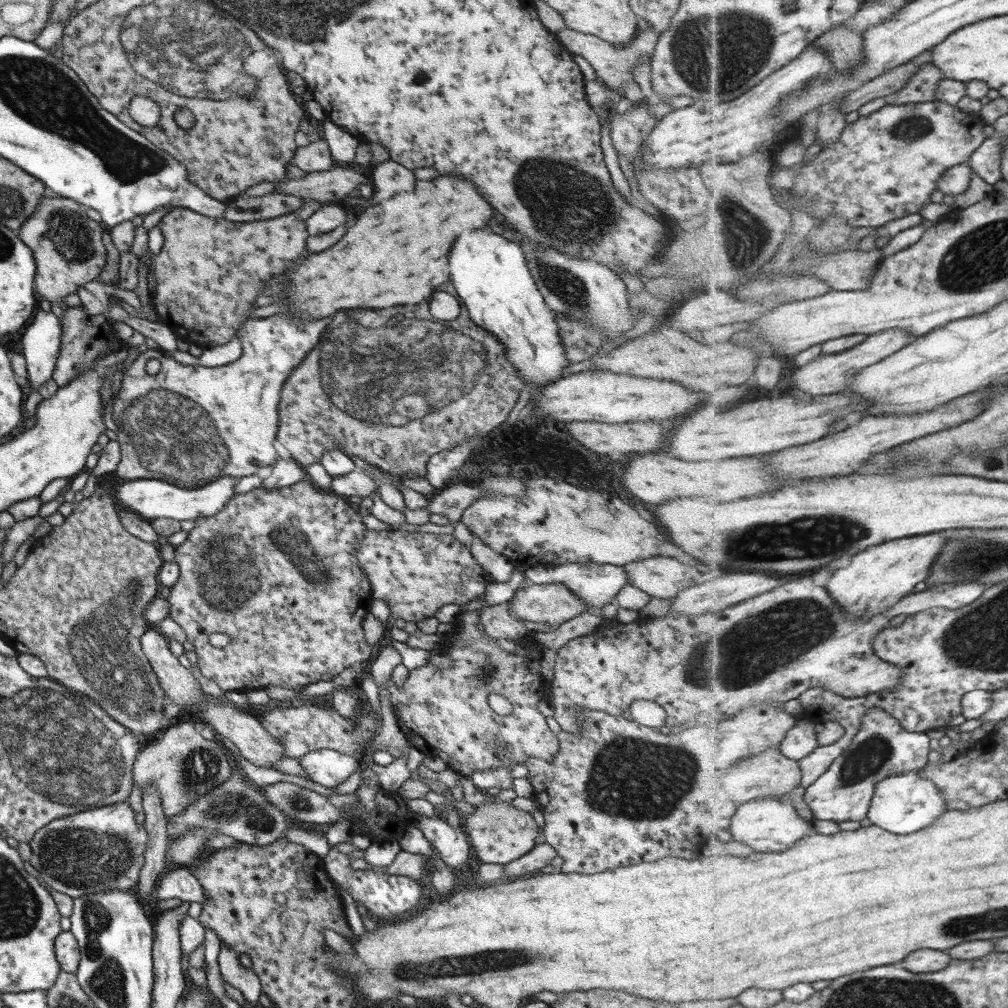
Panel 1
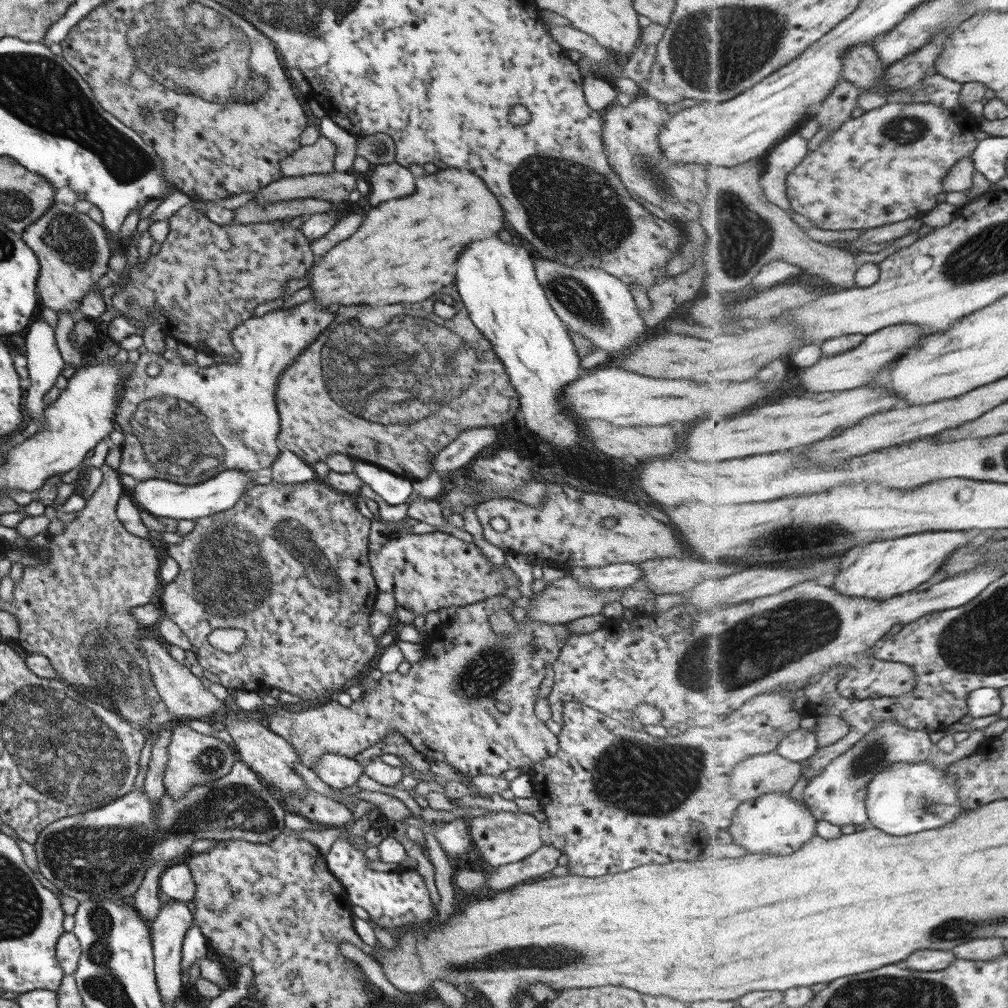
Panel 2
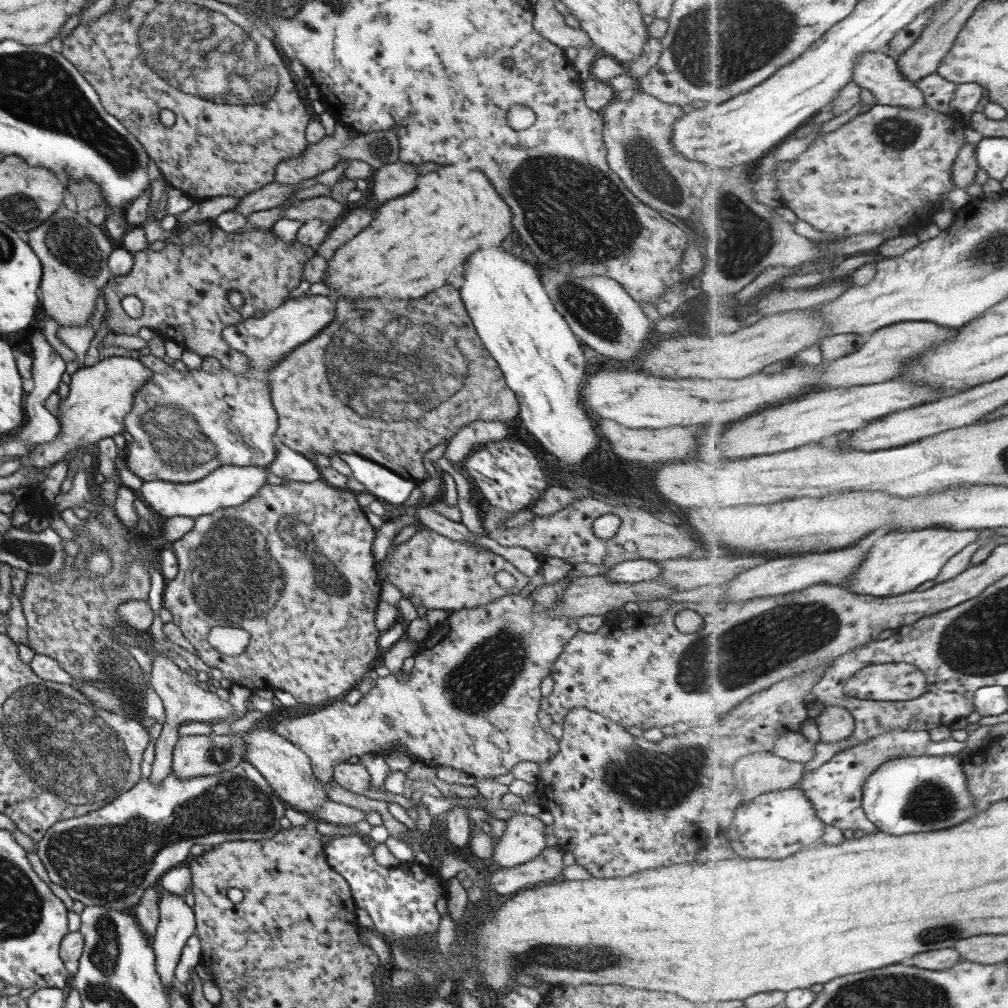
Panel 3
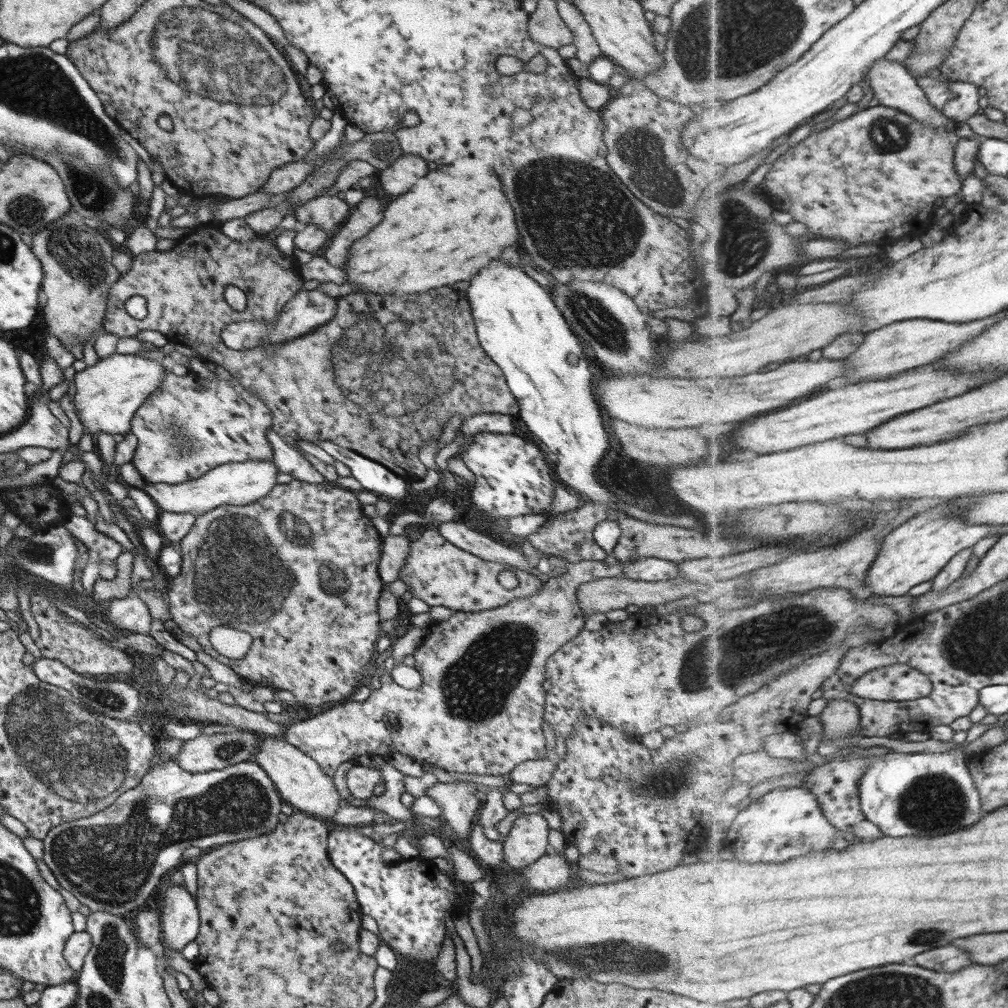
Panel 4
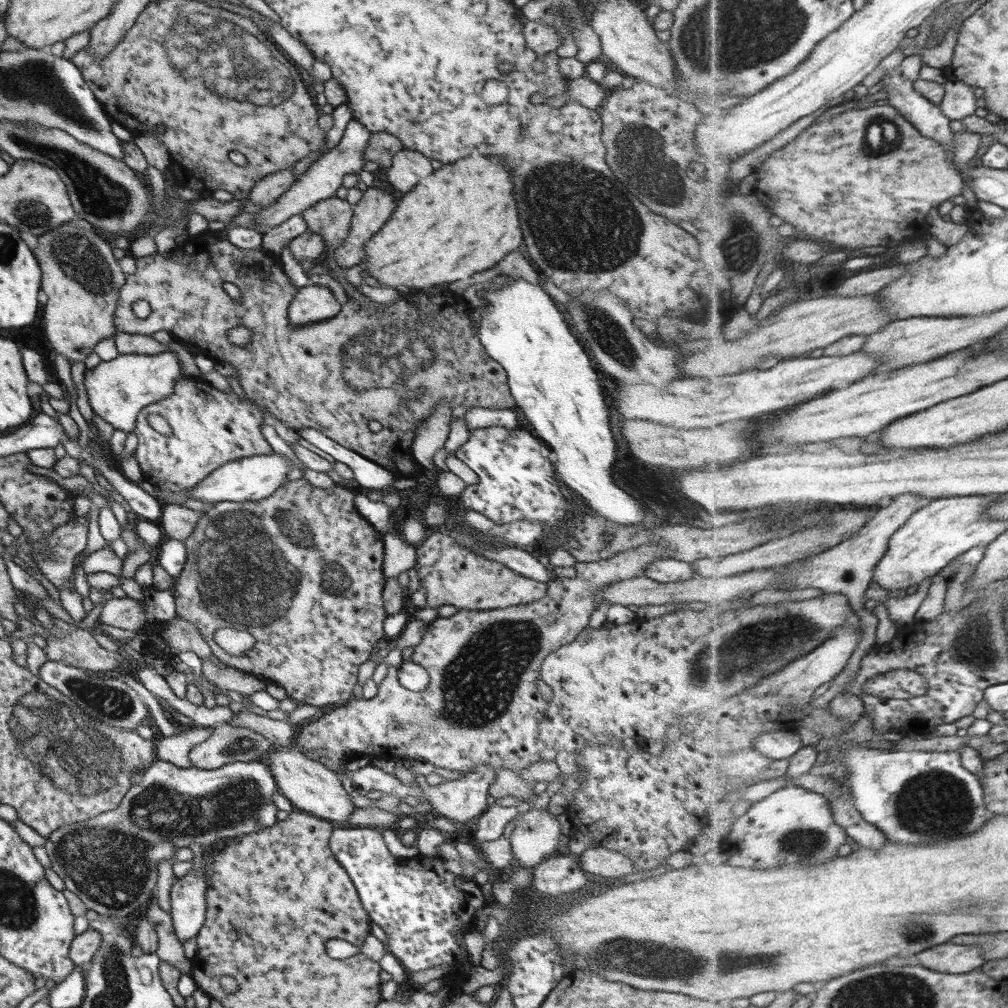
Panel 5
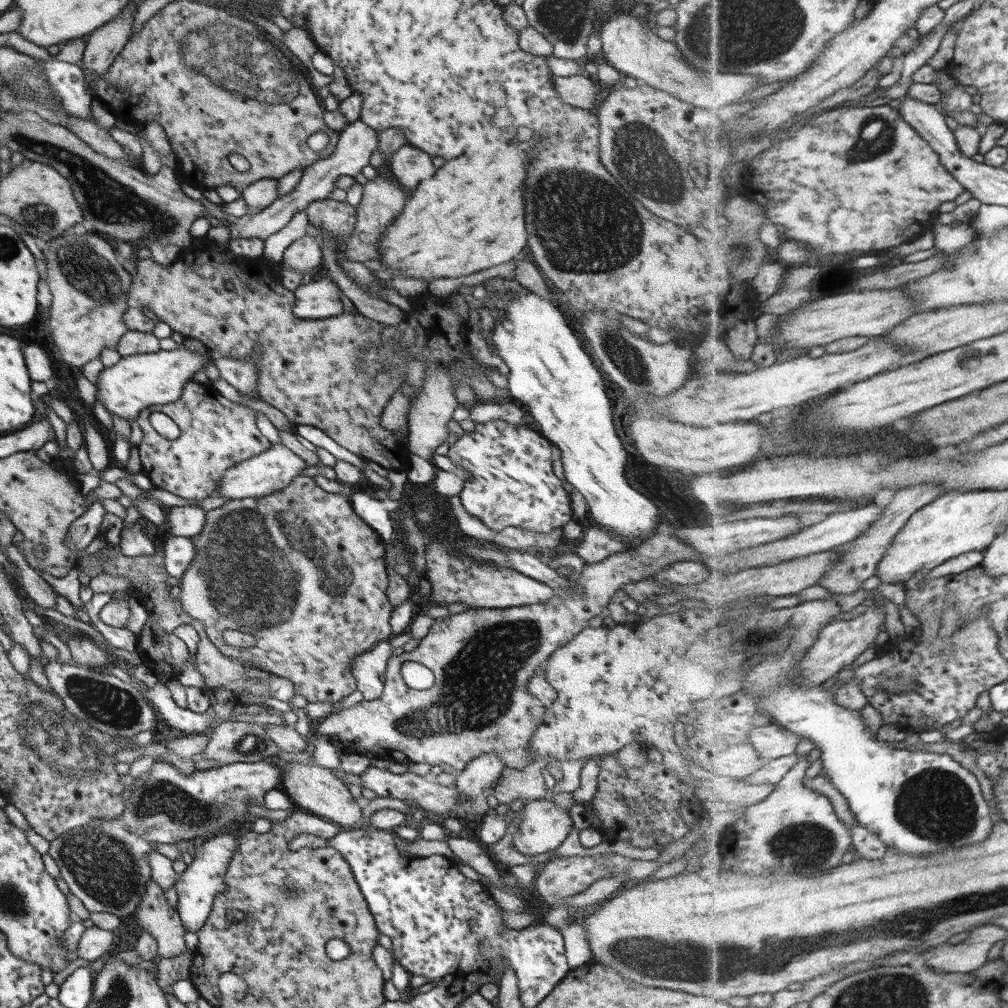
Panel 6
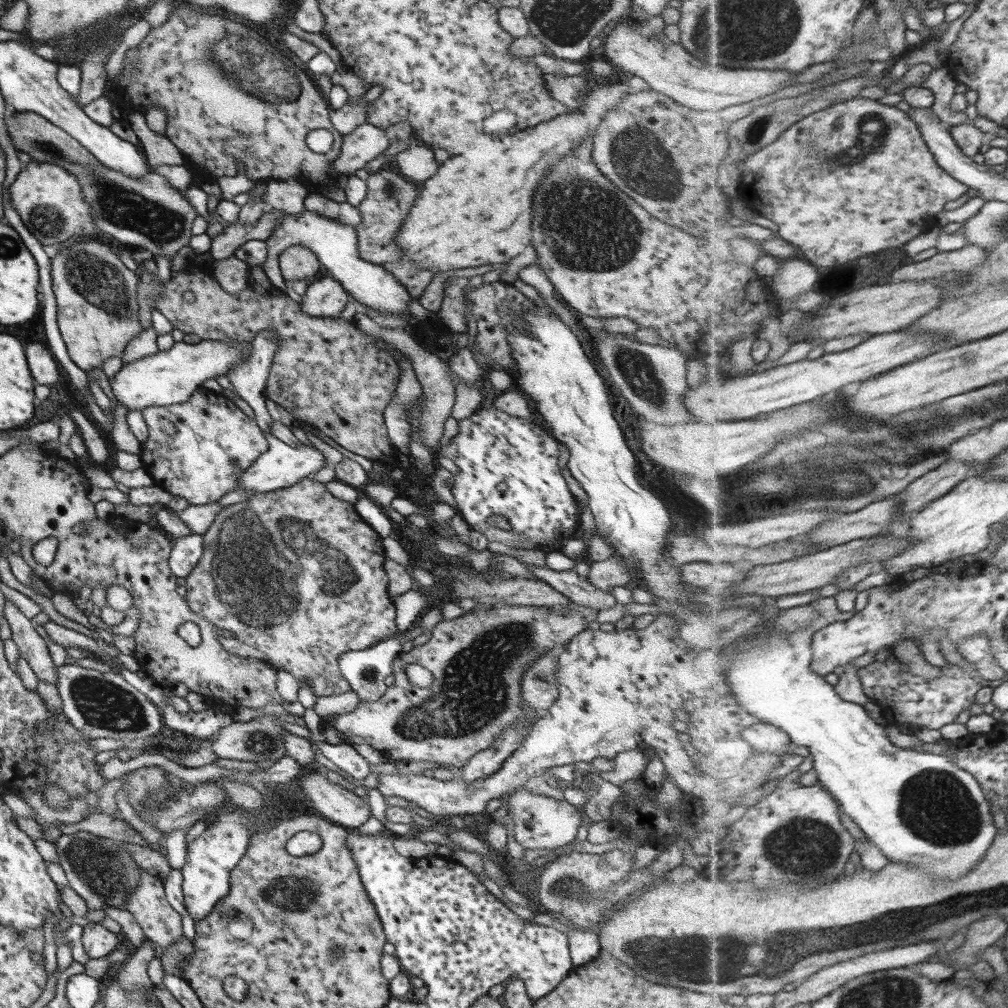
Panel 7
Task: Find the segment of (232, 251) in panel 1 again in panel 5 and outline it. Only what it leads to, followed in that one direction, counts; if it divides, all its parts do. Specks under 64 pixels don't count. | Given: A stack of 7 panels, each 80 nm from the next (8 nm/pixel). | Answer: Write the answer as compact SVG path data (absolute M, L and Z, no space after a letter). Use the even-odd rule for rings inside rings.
M216 226L211 230L202 233L201 235L189 236L177 248L174 249L173 257L162 257L155 253L147 257L136 257L136 271L128 274L126 281L122 284L119 290L119 299L114 313L114 324L118 333L130 333L150 335L160 330L167 330L174 340L182 342L185 345L196 347L202 354L210 357L214 361L222 361L227 365L232 365L238 371L238 380L241 387L252 401L261 406L265 406L280 422L283 422L296 432L300 429L316 429L322 432L324 436L331 438L334 442L341 444L344 448L352 450L383 466L386 470L399 472L402 478L411 478L418 474L418 463L411 453L411 444L417 431L417 422L423 421L428 414L434 410L434 406L438 403L450 403L452 408L463 404L470 410L474 407L484 407L493 409L514 409L516 408L515 400L507 383L506 371L503 366L496 363L492 358L485 353L485 348L482 346L480 339L477 336L478 330L472 320L472 308L463 299L462 295L457 295L446 290L436 290L435 288L426 288L426 290L418 290L418 292L410 292L410 294L402 294L399 292L394 303L382 304L384 310L375 310L374 307L370 309L368 306L358 304L355 299L348 298L348 301L342 305L340 312L329 318L328 320L310 323L306 328L293 327L288 318L288 307L291 300L299 290L294 286L288 275L284 272L280 258L268 253L264 248L251 248L244 250L234 246L227 239L222 239L216 234ZM229 282L236 285L241 292L240 302L233 300L226 294L223 284ZM138 300L147 300L151 306L151 313L145 319L138 318L132 313L132 304ZM247 325L251 330L252 336L251 344L238 346L228 340L227 332L235 326Z

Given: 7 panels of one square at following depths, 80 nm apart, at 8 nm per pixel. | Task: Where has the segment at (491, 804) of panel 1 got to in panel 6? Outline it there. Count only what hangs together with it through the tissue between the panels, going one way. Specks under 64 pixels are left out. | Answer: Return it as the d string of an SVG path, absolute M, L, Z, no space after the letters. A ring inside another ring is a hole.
M544 798L524 802L522 820L512 834L513 846L530 858L542 852L554 851L572 832L569 810Z

